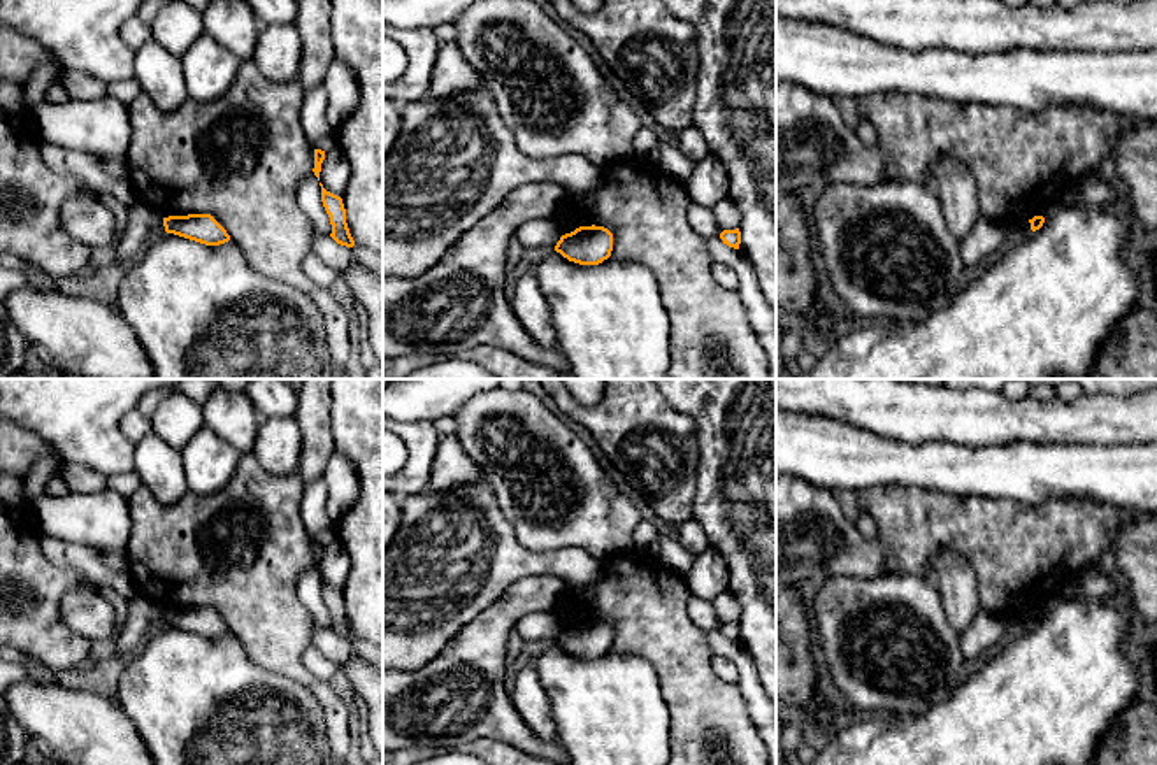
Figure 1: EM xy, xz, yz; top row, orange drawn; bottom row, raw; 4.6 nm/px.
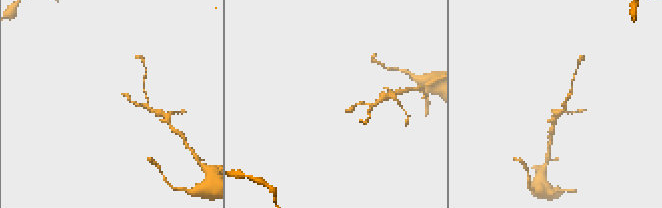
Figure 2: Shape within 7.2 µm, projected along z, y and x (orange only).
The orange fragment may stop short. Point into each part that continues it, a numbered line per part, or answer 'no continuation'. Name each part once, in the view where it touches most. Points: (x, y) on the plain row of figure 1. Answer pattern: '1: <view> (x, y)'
no continuation

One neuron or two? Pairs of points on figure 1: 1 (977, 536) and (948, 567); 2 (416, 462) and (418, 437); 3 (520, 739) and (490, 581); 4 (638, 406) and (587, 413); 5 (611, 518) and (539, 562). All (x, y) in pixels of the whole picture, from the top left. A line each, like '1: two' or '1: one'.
1: two
2: one
3: two
4: one
5: two

